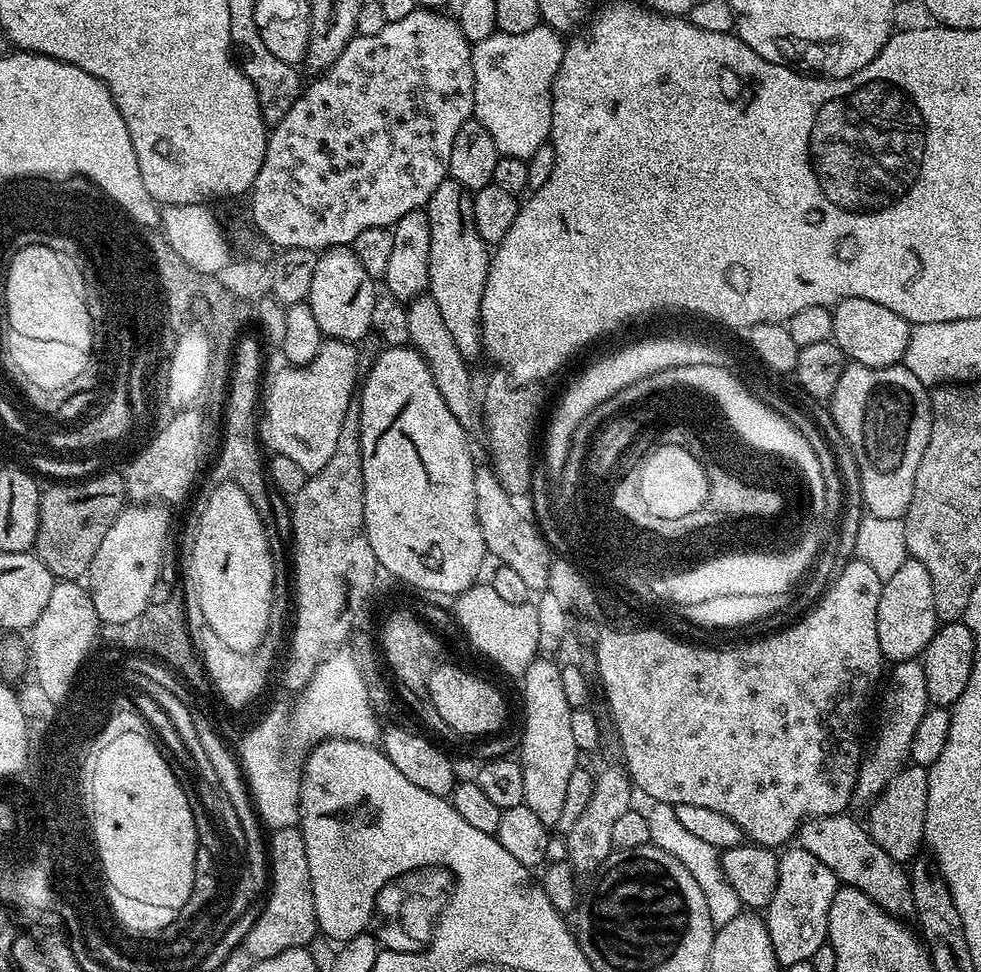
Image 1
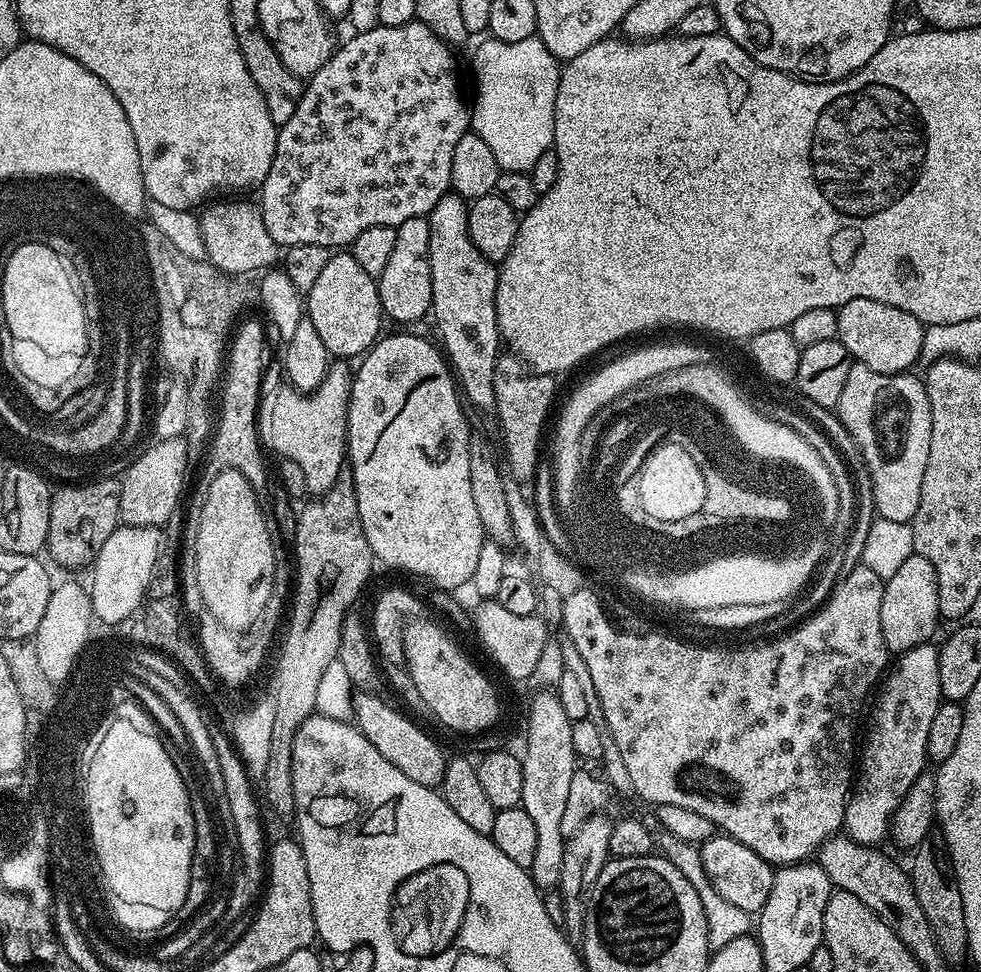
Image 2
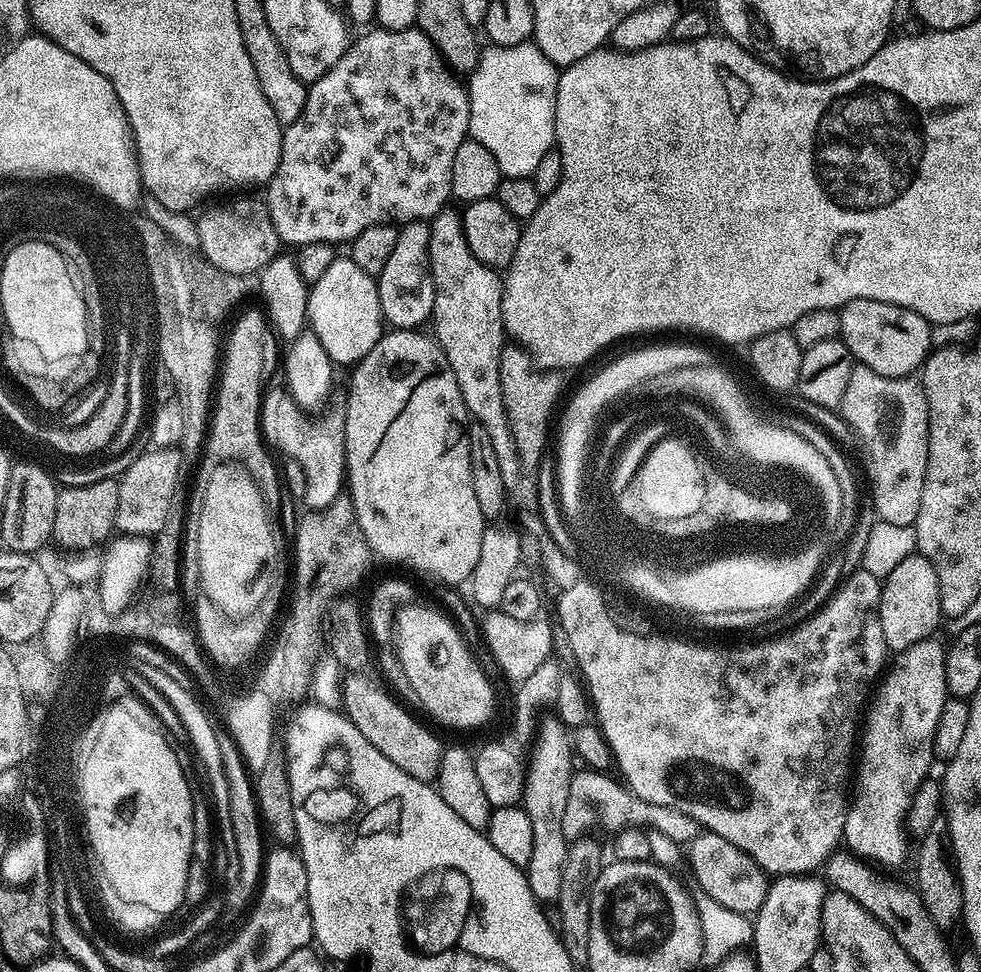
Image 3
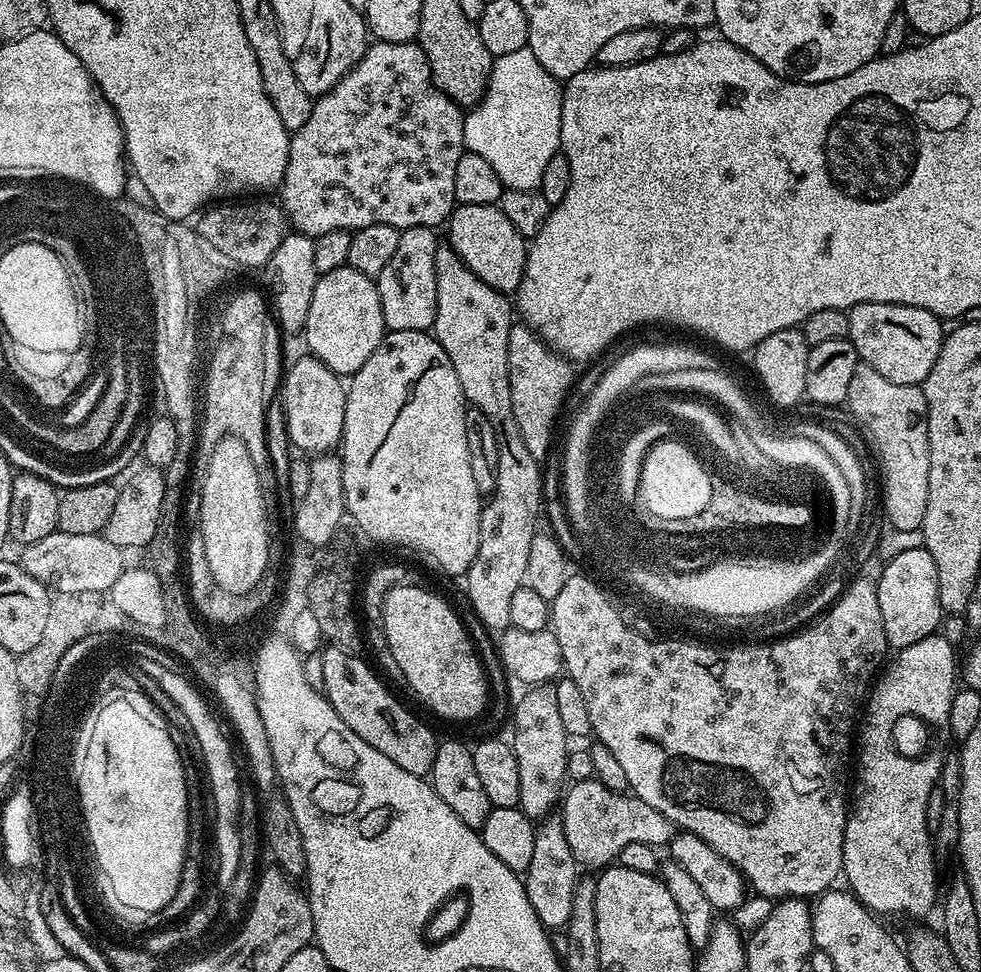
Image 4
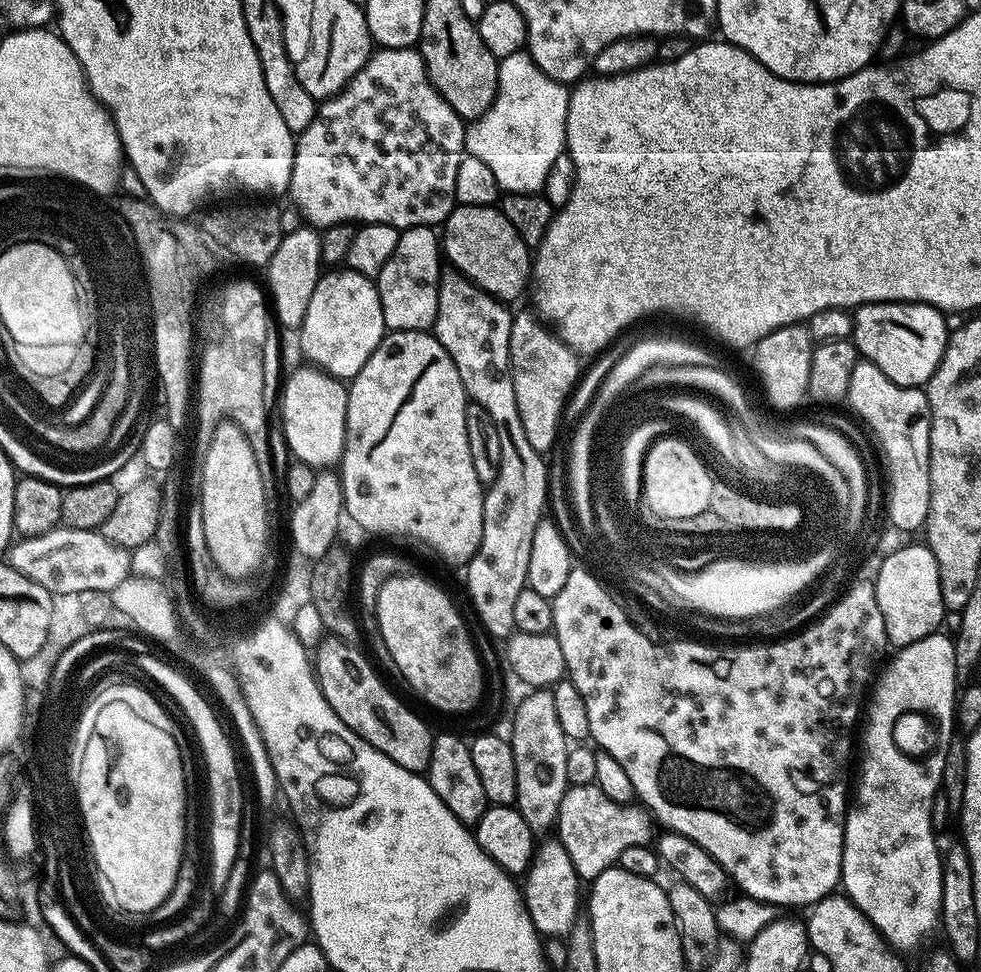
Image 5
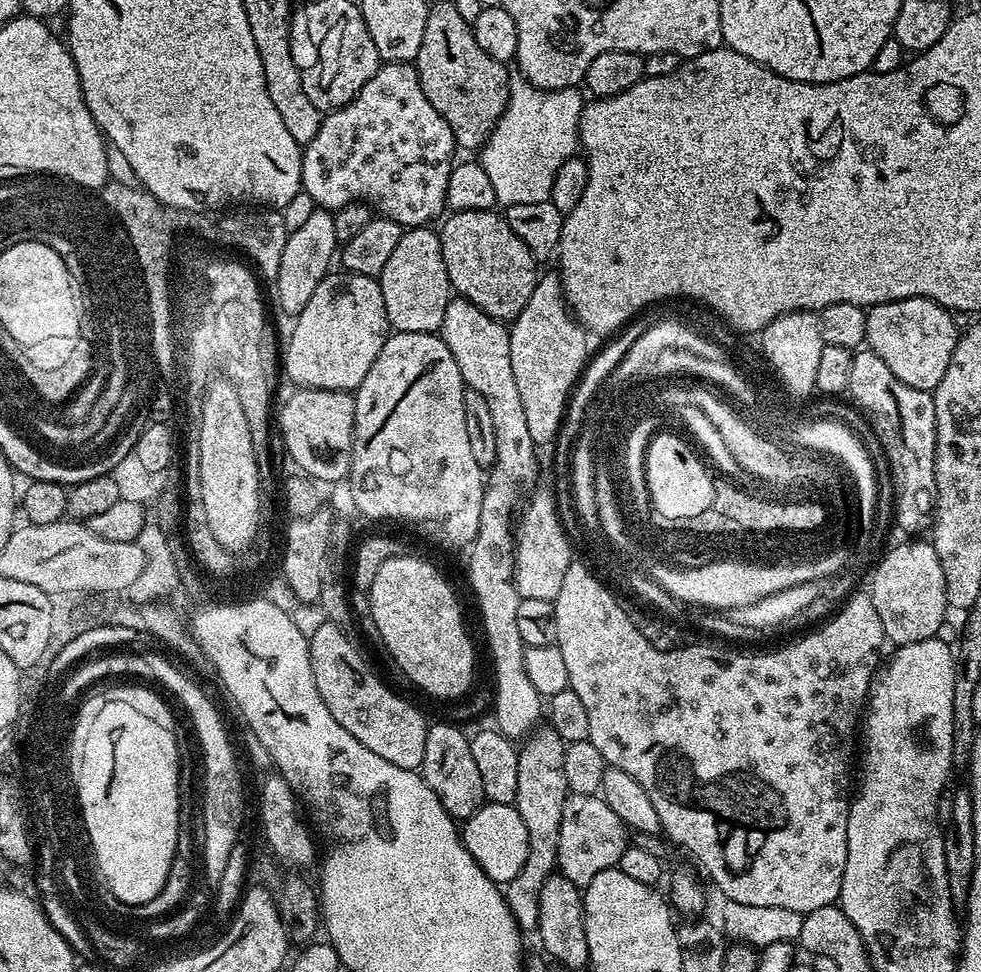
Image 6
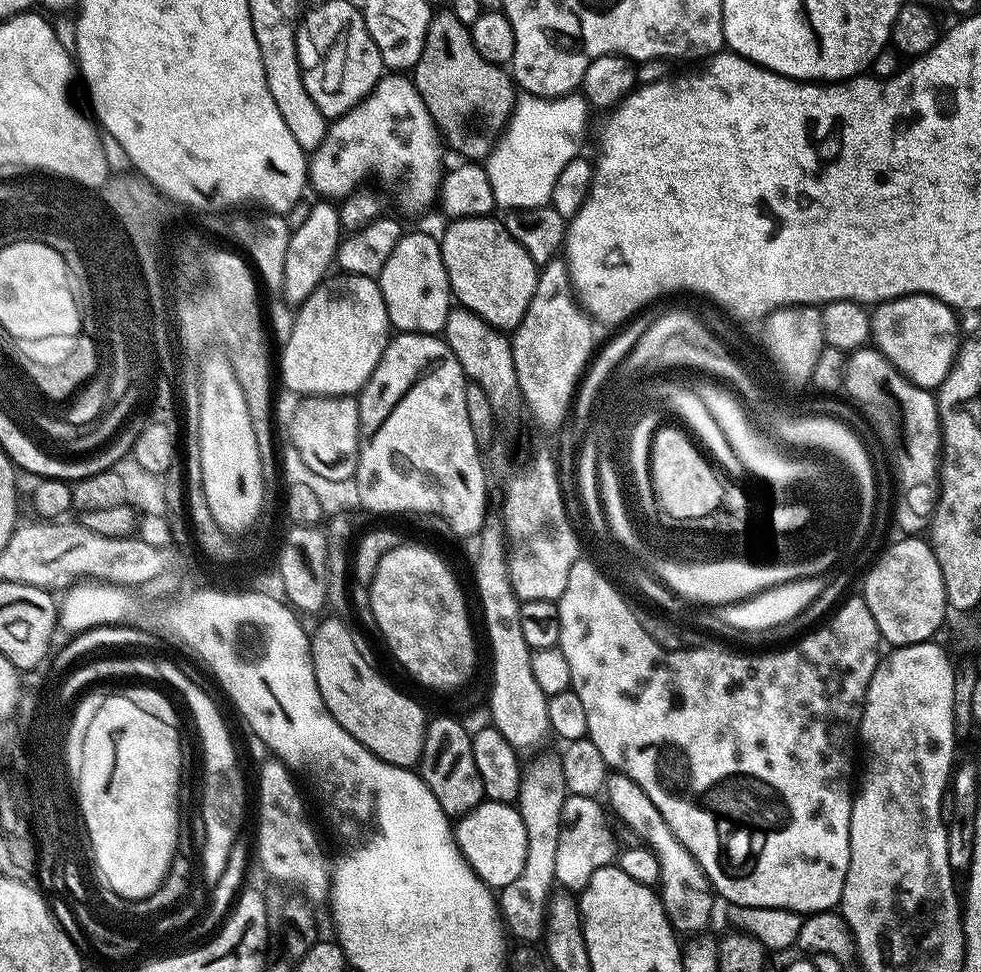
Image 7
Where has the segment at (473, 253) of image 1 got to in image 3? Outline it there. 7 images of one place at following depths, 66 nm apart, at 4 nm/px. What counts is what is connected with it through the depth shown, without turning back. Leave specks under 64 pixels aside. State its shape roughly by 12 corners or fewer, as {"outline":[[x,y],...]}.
{"outline":[[459,211],[432,217],[434,339],[486,426],[505,482],[522,473],[504,409],[501,273]]}

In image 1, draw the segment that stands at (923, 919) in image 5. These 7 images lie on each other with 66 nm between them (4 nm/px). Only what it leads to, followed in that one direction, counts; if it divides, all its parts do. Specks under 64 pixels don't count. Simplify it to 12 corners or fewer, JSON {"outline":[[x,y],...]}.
{"outline":[[919,659],[902,660],[884,696],[855,799],[871,802],[910,760],[930,707]]}

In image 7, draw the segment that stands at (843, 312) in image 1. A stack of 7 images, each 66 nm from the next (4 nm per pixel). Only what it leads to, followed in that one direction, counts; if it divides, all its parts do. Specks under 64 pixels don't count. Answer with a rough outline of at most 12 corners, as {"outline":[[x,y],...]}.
{"outline":[[933,296],[875,305],[871,339],[917,388],[939,389],[962,343]]}

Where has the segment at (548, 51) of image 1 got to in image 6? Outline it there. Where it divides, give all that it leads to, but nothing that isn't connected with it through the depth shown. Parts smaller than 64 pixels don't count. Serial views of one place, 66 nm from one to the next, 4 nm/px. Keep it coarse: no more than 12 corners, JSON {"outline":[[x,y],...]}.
{"outline":[[509,79],[478,152],[497,205],[548,199],[578,152],[579,87]]}

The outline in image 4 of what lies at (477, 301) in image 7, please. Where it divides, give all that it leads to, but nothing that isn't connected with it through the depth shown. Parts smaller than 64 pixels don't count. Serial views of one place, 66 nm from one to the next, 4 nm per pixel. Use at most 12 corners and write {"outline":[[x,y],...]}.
{"outline":[[457,204],[447,243],[486,286],[515,293],[525,236],[496,204]]}

